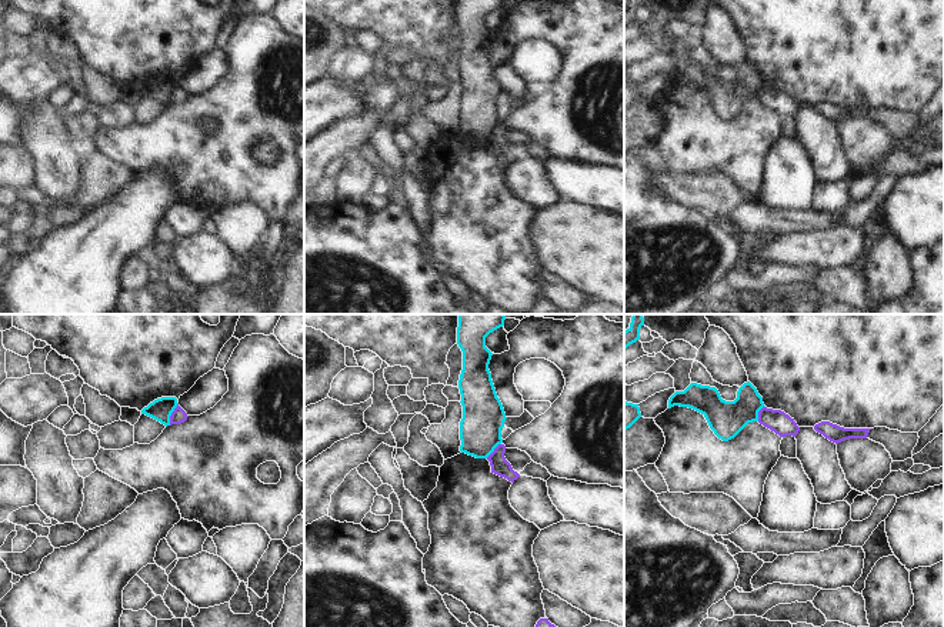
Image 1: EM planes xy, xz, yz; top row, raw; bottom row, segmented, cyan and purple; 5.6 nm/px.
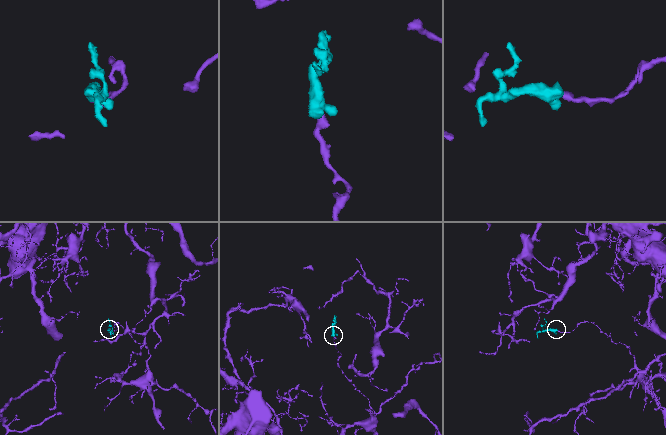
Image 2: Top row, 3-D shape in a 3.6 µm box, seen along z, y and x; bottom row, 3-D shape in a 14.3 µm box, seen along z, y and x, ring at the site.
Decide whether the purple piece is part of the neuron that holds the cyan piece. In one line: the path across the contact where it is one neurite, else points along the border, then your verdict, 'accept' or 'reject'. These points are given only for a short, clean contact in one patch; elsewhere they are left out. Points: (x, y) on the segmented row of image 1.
border along xy (177, 403), (169, 424); reject

